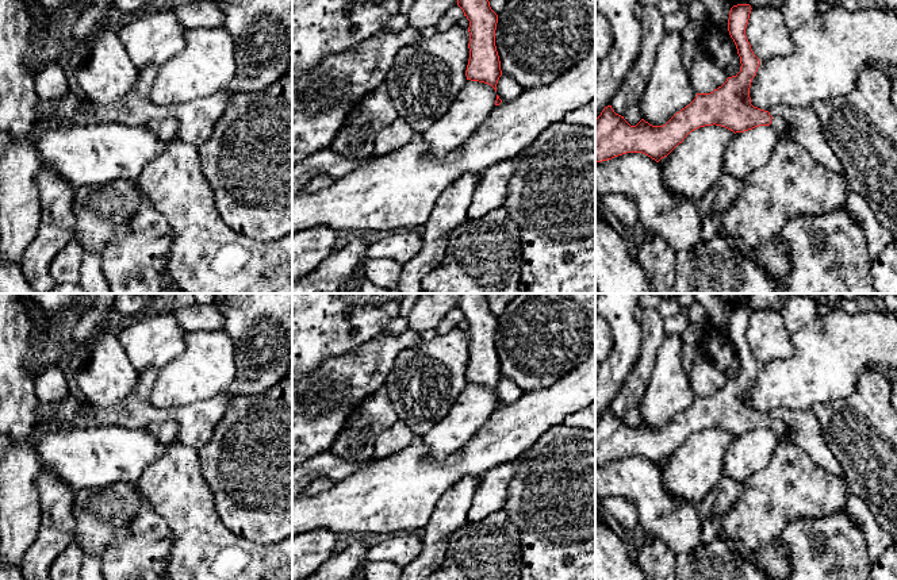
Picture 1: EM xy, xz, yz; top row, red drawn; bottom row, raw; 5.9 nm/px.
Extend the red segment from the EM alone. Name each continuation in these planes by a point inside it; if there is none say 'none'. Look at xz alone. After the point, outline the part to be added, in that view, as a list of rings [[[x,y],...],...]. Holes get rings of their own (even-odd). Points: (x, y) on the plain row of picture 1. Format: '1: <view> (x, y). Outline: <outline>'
none

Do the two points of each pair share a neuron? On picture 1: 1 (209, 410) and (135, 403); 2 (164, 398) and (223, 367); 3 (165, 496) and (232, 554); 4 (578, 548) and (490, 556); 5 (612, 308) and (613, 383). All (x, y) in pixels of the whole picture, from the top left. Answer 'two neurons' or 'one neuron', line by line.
1: one neuron
2: one neuron
3: one neuron
4: two neurons
5: one neuron

